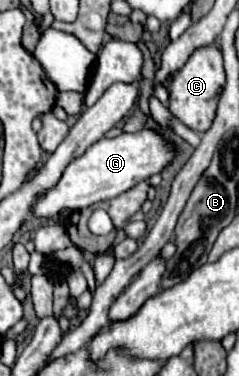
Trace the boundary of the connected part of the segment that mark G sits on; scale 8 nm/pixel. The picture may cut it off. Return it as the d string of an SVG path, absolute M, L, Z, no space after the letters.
M142 128L138 132L124 132L116 138L102 138L92 144L84 156L72 160L64 170L60 182L48 190L42 198L38 198L34 206L34 216L46 216L56 222L64 222L58 218L58 212L64 208L82 210L100 200L110 200L130 190L138 182L148 180L154 174L160 174L164 168L172 164L178 148L172 140L168 140L158 128Z

